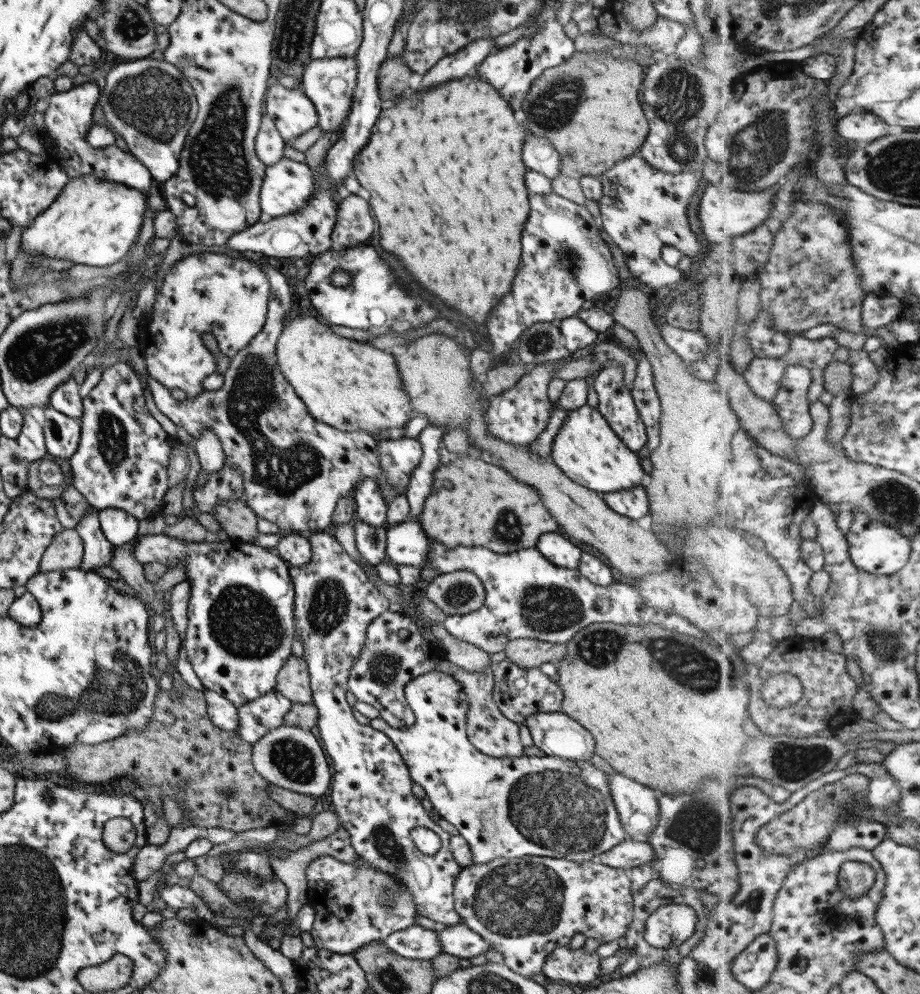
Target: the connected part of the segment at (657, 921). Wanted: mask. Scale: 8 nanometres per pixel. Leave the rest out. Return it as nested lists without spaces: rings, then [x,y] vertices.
[[[662,906],[645,919],[643,938],[654,947],[677,946],[693,934],[695,921],[696,916],[690,906]]]

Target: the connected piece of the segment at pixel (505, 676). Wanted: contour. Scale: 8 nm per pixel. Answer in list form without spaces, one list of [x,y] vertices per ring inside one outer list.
[[[506,658],[491,671],[492,699],[500,714],[511,722],[523,724],[525,718],[536,713],[555,712],[562,704],[562,690],[555,678],[549,678],[537,665],[519,667]]]

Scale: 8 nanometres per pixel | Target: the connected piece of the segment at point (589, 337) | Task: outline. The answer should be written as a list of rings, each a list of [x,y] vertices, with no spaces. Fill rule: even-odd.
[[[575,316],[561,319],[559,332],[564,338],[563,346],[572,354],[577,355],[587,349],[593,342],[598,342],[601,335],[591,330],[582,320]]]

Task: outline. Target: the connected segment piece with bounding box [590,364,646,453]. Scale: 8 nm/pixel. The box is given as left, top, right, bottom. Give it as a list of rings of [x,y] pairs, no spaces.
[[[606,364],[602,366],[600,372],[593,376],[590,381],[598,398],[596,409],[606,420],[610,429],[619,437],[619,440],[631,450],[631,452],[636,453],[638,450],[641,450],[646,443],[646,432],[644,424],[640,421],[638,412],[634,407],[629,386],[624,385],[621,365]]]

